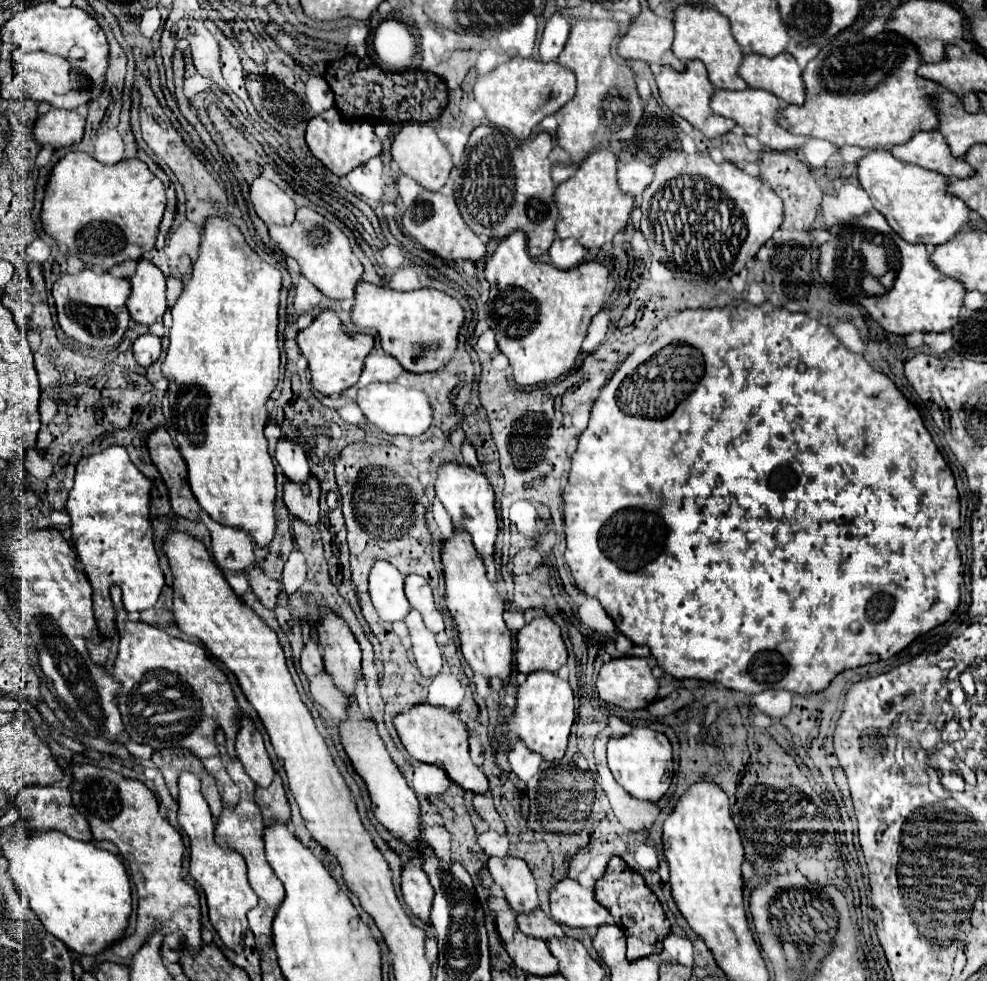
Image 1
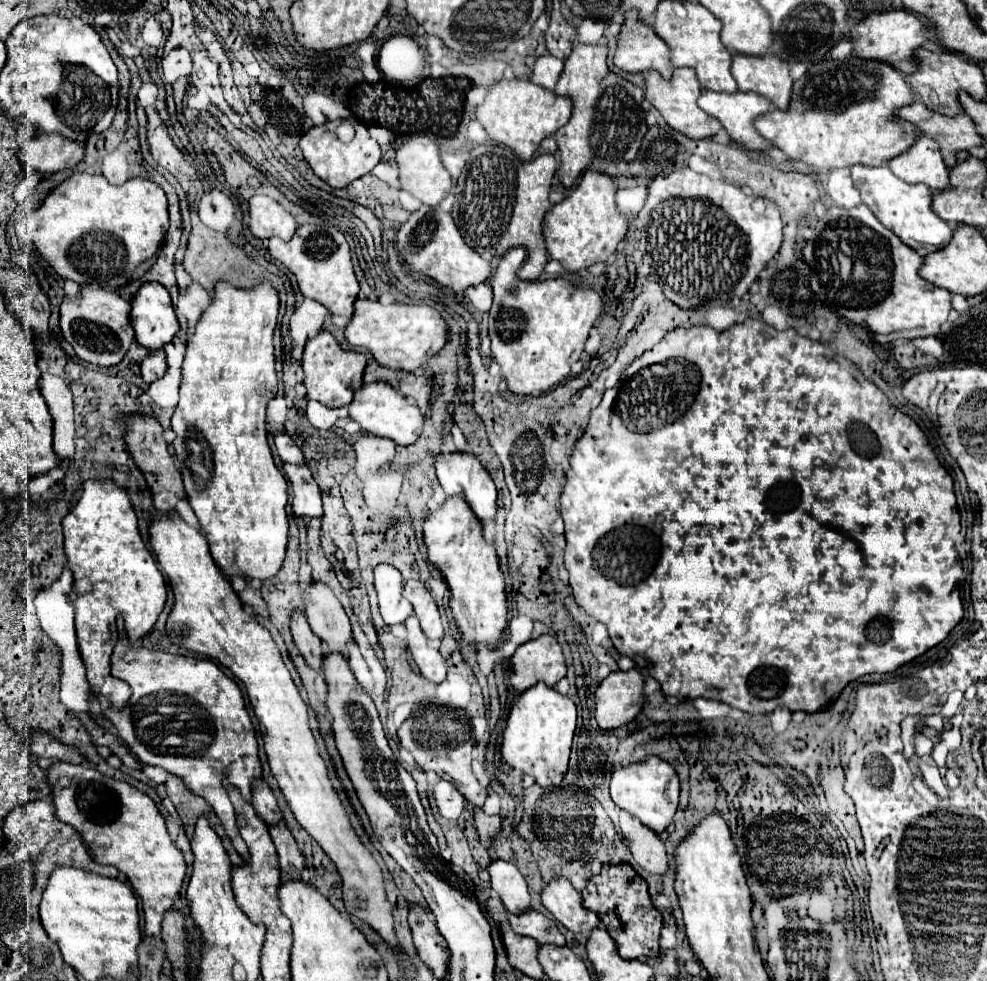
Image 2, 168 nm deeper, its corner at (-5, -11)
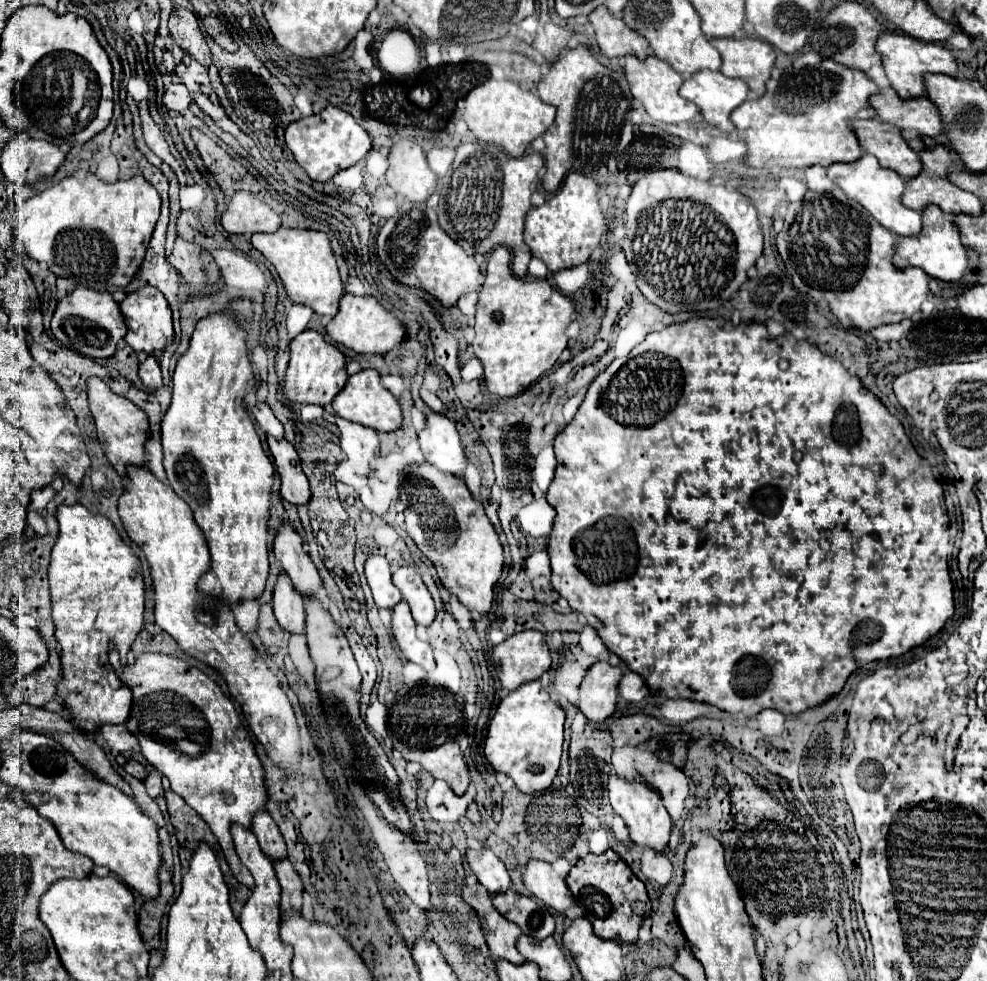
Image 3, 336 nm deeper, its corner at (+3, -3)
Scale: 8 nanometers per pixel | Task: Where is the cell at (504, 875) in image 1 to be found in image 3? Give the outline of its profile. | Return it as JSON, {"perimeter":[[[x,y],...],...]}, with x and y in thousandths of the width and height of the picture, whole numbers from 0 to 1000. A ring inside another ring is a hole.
{"perimeter":[[[473,866],[471,875],[483,897],[495,907],[497,913],[504,913],[518,905],[518,895],[512,881],[497,866]]]}

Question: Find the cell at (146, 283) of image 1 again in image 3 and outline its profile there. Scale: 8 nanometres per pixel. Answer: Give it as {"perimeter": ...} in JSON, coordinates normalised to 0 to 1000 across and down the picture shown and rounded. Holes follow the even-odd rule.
{"perimeter":[[[145,292],[123,308],[123,318],[129,326],[129,351],[141,361],[141,363],[151,363],[157,357],[165,357],[175,349],[175,324],[173,324],[173,314],[163,302],[163,298],[155,292]]]}

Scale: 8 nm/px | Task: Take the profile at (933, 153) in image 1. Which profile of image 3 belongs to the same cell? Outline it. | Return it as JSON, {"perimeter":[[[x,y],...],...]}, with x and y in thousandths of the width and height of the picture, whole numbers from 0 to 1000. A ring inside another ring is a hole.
{"perimeter":[[[884,120],[866,122],[864,133],[868,135],[874,153],[889,159],[895,171],[907,173],[917,183],[923,183],[933,175],[931,155],[917,145],[911,130]]]}

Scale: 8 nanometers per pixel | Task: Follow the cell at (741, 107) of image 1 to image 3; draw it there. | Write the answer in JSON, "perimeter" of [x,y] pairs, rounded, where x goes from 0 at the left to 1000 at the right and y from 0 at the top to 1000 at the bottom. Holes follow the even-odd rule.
{"perimeter":[[[706,73],[706,77],[698,77],[688,98],[704,104],[716,126],[741,135],[741,112],[751,108],[757,102],[759,88],[753,82],[737,80],[730,73]]]}

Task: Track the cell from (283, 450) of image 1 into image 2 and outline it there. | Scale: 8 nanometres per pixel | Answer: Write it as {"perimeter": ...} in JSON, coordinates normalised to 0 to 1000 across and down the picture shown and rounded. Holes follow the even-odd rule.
{"perimeter":[[[279,440],[279,442],[277,442],[277,449],[279,449],[281,463],[285,465],[287,471],[297,471],[297,473],[309,471],[305,457],[297,451],[297,446],[295,446],[291,440]]]}

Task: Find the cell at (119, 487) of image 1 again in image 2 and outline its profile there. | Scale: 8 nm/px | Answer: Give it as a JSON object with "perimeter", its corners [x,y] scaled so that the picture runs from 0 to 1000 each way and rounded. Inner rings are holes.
{"perimeter":[[[88,489],[84,491],[84,506],[80,508],[78,516],[64,528],[64,544],[66,544],[66,569],[68,577],[74,585],[74,597],[76,597],[76,640],[78,640],[78,656],[82,671],[88,681],[88,693],[92,697],[92,707],[106,709],[110,720],[117,724],[123,724],[127,720],[129,712],[133,709],[133,703],[127,695],[114,693],[112,689],[112,665],[117,656],[117,630],[123,626],[127,630],[127,642],[131,648],[131,654],[139,654],[145,650],[155,636],[159,634],[167,612],[169,612],[169,599],[167,599],[167,589],[161,583],[155,565],[147,559],[141,538],[139,538],[139,526],[133,518],[131,504],[127,497],[117,495],[112,489],[98,491],[98,489]]]}

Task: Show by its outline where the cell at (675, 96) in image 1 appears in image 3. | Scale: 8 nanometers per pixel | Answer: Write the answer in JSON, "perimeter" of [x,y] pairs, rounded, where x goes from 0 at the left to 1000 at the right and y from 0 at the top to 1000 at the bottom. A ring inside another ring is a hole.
{"perimeter":[[[633,57],[633,80],[639,86],[641,100],[651,104],[651,110],[662,122],[676,124],[676,126],[688,126],[688,124],[698,124],[708,116],[708,110],[702,104],[696,104],[688,98],[692,77],[684,73],[676,63],[668,61],[666,57],[658,57],[653,63],[645,61],[643,57]]]}

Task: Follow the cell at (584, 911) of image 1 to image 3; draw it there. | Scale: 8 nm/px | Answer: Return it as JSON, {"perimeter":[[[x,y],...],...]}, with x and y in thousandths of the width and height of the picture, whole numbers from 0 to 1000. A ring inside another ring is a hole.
{"perimeter":[[[538,877],[530,889],[530,901],[542,915],[568,932],[583,922],[583,915],[576,909],[572,897],[562,891],[556,879]]]}

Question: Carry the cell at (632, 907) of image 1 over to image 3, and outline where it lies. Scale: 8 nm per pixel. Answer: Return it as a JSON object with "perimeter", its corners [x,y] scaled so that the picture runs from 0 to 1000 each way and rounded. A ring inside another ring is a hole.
{"perimeter":[[[621,866],[611,871],[595,871],[589,875],[574,891],[574,903],[583,913],[585,924],[591,926],[593,936],[599,938],[601,948],[611,958],[621,958],[627,962],[643,962],[647,956],[647,946],[656,932],[660,932],[660,917],[656,913],[653,901],[639,889],[633,877]]]}

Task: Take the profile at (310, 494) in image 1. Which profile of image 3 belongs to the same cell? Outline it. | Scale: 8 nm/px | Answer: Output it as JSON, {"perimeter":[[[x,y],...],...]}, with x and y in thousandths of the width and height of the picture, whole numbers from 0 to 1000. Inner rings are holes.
{"perimeter":[[[275,444],[271,446],[275,465],[279,469],[279,477],[285,485],[285,506],[287,510],[305,516],[315,510],[313,502],[313,489],[305,479],[305,469],[297,457],[295,451],[291,449],[277,449]]]}

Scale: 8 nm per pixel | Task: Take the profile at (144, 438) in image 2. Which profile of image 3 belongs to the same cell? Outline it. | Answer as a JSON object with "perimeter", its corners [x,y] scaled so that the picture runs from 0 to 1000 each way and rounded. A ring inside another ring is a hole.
{"perimeter":[[[90,385],[88,387],[88,402],[90,402],[90,416],[96,426],[98,434],[98,444],[102,451],[102,457],[119,483],[123,487],[129,487],[129,475],[149,475],[149,461],[147,461],[147,451],[151,449],[153,434],[149,422],[139,416],[135,410],[119,404],[112,400],[112,396],[100,387],[100,385]]]}

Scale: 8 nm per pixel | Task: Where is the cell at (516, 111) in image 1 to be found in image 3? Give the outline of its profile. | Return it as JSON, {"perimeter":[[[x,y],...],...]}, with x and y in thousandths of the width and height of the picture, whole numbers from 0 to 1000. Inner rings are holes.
{"perimeter":[[[493,82],[471,100],[471,124],[483,143],[510,151],[516,159],[530,159],[534,149],[548,139],[562,122],[562,108],[552,106],[538,92],[530,92],[518,82]]]}

